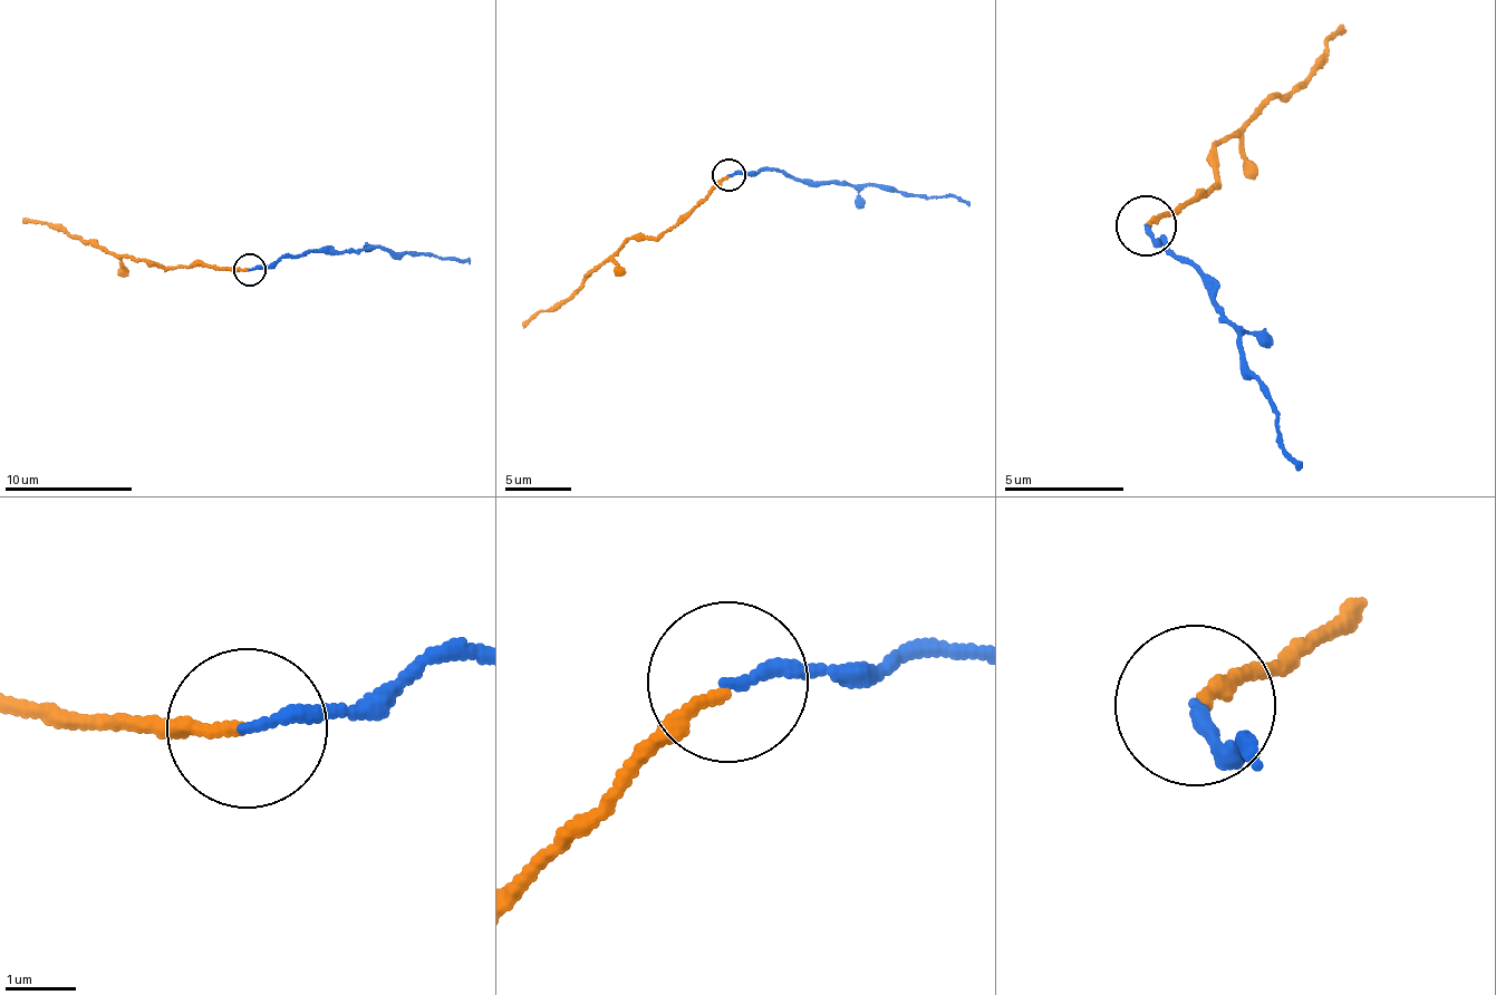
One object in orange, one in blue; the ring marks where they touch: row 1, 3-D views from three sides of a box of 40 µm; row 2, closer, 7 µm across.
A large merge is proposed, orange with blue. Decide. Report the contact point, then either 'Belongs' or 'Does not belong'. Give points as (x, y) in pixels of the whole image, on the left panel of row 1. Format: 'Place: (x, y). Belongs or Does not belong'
Place: (249, 270). Belongs

